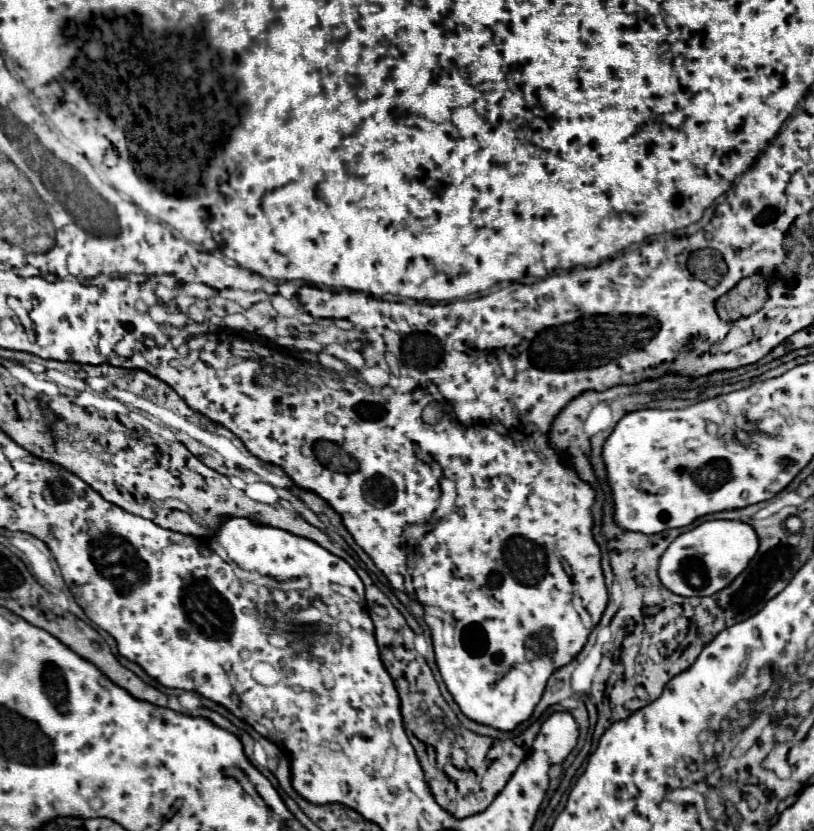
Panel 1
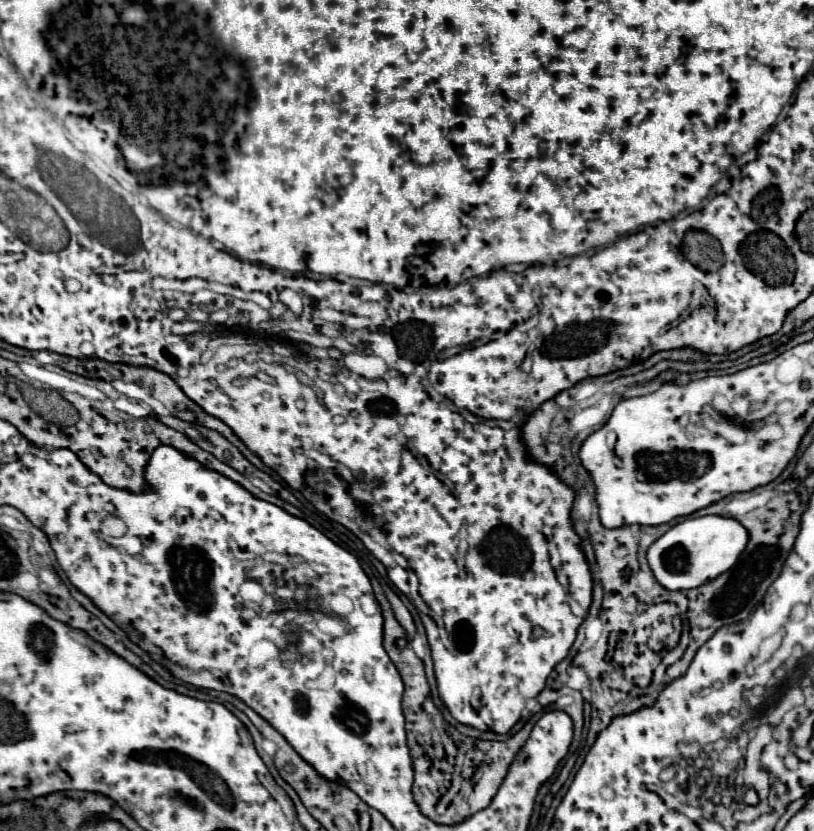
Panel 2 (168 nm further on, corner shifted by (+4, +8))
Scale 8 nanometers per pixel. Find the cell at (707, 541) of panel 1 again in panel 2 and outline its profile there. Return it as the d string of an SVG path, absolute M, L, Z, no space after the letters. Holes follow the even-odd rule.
M698 516L672 526L648 548L648 564L656 580L668 590L698 588L730 570L748 544L748 530L734 518Z

